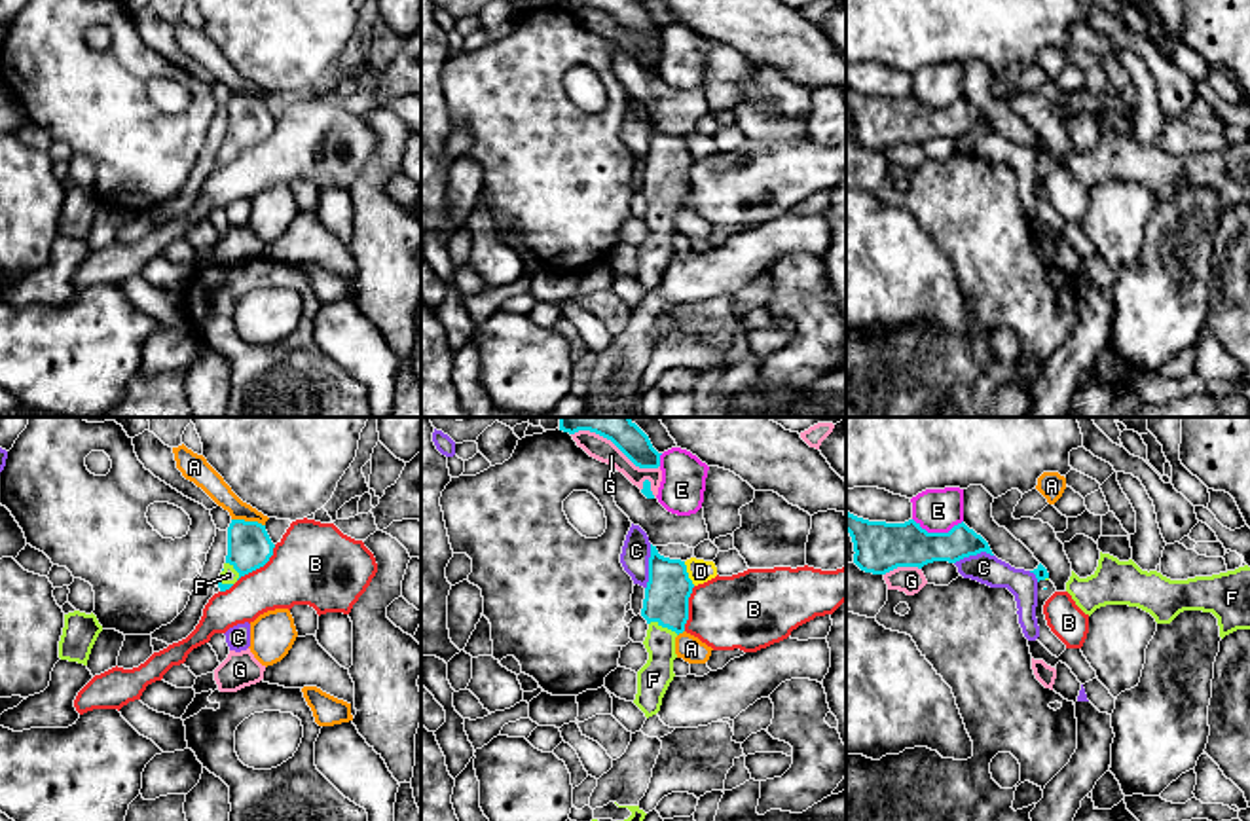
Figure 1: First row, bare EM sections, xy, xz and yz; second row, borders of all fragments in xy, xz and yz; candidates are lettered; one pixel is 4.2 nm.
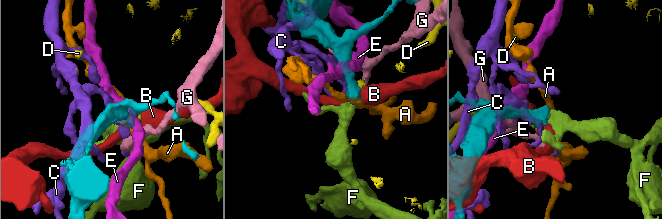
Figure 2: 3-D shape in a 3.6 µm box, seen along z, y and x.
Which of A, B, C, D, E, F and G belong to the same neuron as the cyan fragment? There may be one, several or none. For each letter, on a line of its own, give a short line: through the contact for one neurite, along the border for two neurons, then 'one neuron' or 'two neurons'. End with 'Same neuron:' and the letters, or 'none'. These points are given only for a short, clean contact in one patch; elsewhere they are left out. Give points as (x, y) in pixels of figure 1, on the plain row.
A: two neurons
B: line xy (275, 120), (262, 141), (238, 156); two neurons
C: two neurons
D: two neurons
E: two neurons
F: line xz (666, 171), (664, 201), (661, 239), (653, 255); one neuron
G: two neurons
Same neuron: F

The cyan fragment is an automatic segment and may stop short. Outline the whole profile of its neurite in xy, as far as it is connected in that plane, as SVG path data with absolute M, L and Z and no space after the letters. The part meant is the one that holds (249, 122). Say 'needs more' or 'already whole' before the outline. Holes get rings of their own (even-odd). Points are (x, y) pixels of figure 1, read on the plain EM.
needs more; M231 95L228 102L228 131L218 154L220 167L230 165L241 152L264 142L273 131L266 100Z

